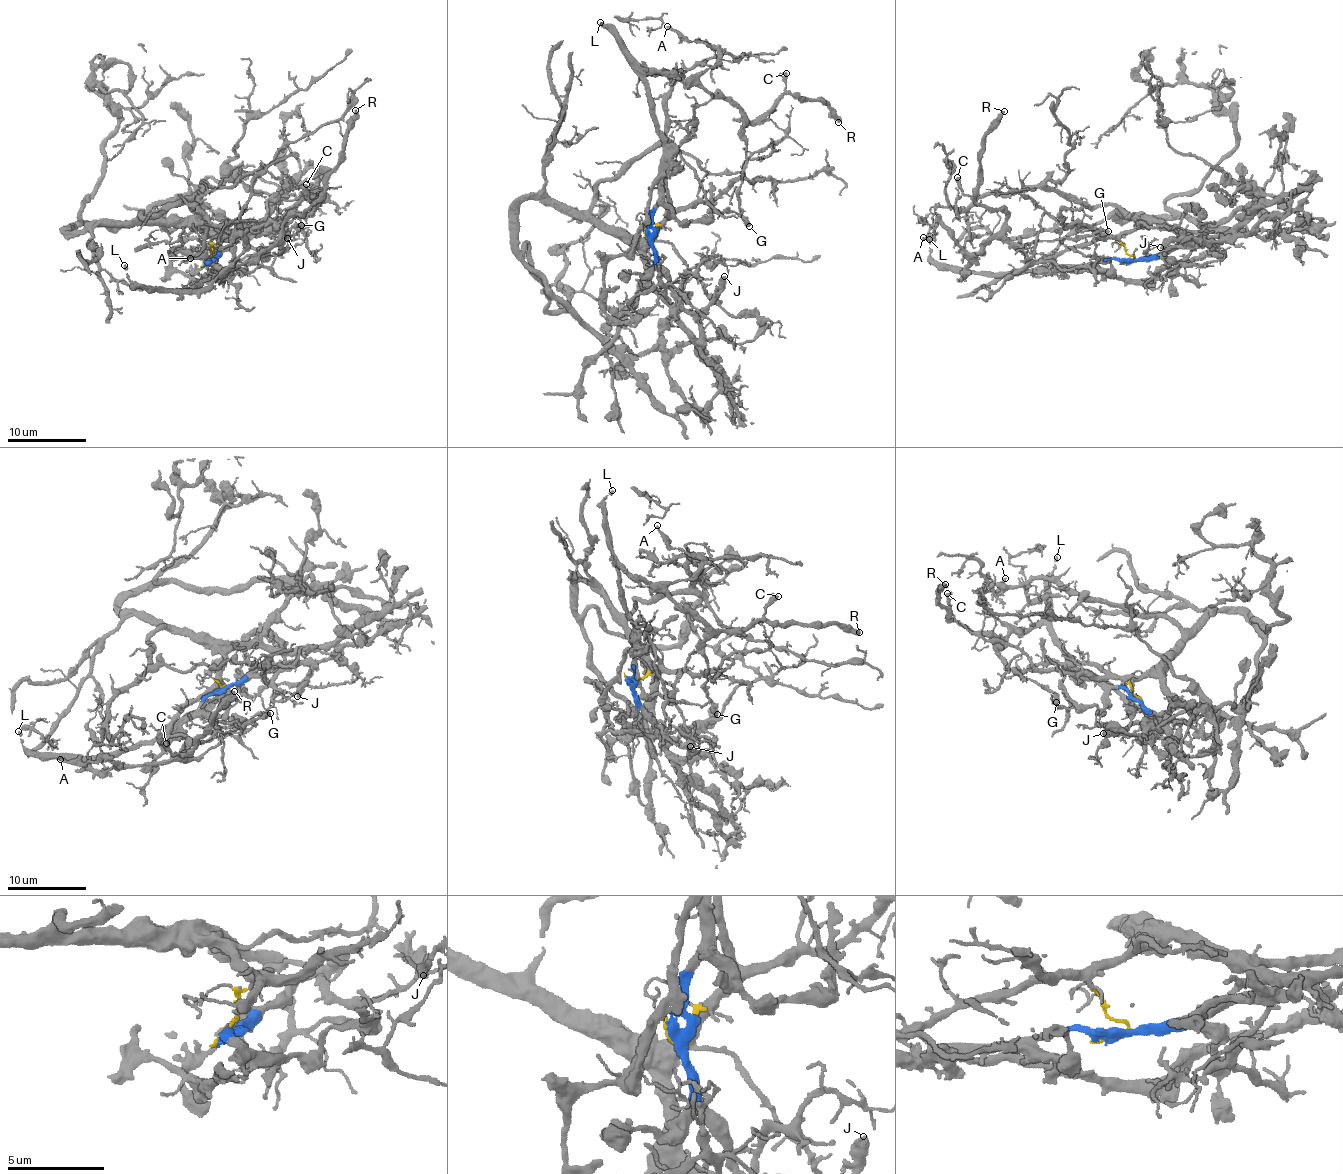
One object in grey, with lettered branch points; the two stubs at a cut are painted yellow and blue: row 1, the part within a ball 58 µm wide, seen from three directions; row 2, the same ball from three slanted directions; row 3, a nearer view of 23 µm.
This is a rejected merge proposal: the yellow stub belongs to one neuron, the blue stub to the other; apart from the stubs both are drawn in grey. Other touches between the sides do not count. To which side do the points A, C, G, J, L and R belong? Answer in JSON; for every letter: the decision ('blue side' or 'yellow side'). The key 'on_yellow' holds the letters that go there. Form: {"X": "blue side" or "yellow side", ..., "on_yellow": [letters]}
{"A": "blue side", "C": "blue side", "G": "blue side", "J": "blue side", "L": "blue side", "R": "blue side", "on_yellow": []}

